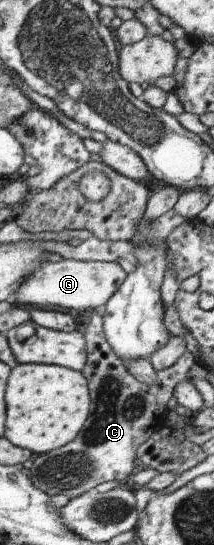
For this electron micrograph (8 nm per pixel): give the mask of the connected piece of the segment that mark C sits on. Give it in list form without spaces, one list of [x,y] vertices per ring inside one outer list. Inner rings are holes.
[[[101,311],[87,314],[81,321],[86,340],[87,362],[82,374],[87,379],[91,406],[87,422],[71,442],[46,454],[33,456],[30,468],[33,484],[49,496],[63,494],[69,499],[76,498],[108,480],[127,481],[135,468],[137,449],[153,436],[153,432],[165,427],[169,400],[179,382],[190,378],[189,369],[196,362],[191,352],[185,349],[183,356],[165,370],[157,370],[157,382],[139,382],[119,362],[103,329]]]

